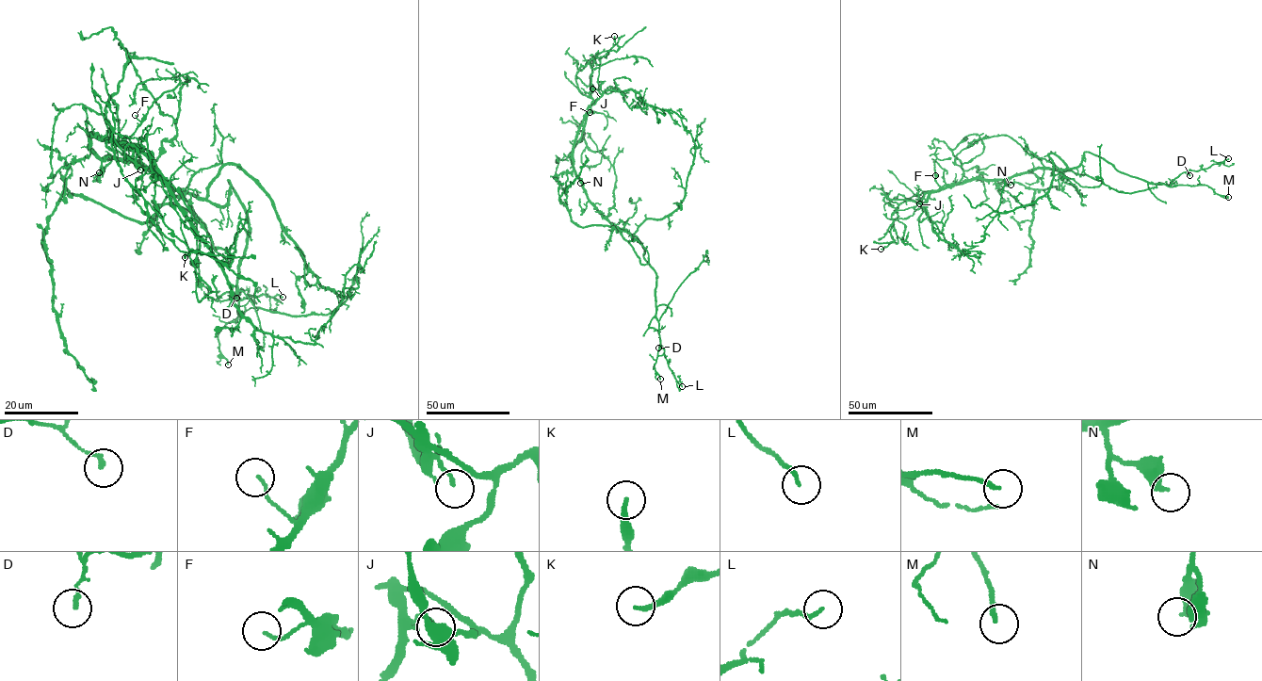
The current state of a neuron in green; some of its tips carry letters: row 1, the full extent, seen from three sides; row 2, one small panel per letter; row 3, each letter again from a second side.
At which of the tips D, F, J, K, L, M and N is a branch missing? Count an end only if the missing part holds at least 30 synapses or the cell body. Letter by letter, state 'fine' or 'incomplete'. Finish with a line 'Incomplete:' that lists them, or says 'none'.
D: fine
F: fine
J: fine
K: fine
L: fine
M: incomplete
N: fine
Incomplete: M

